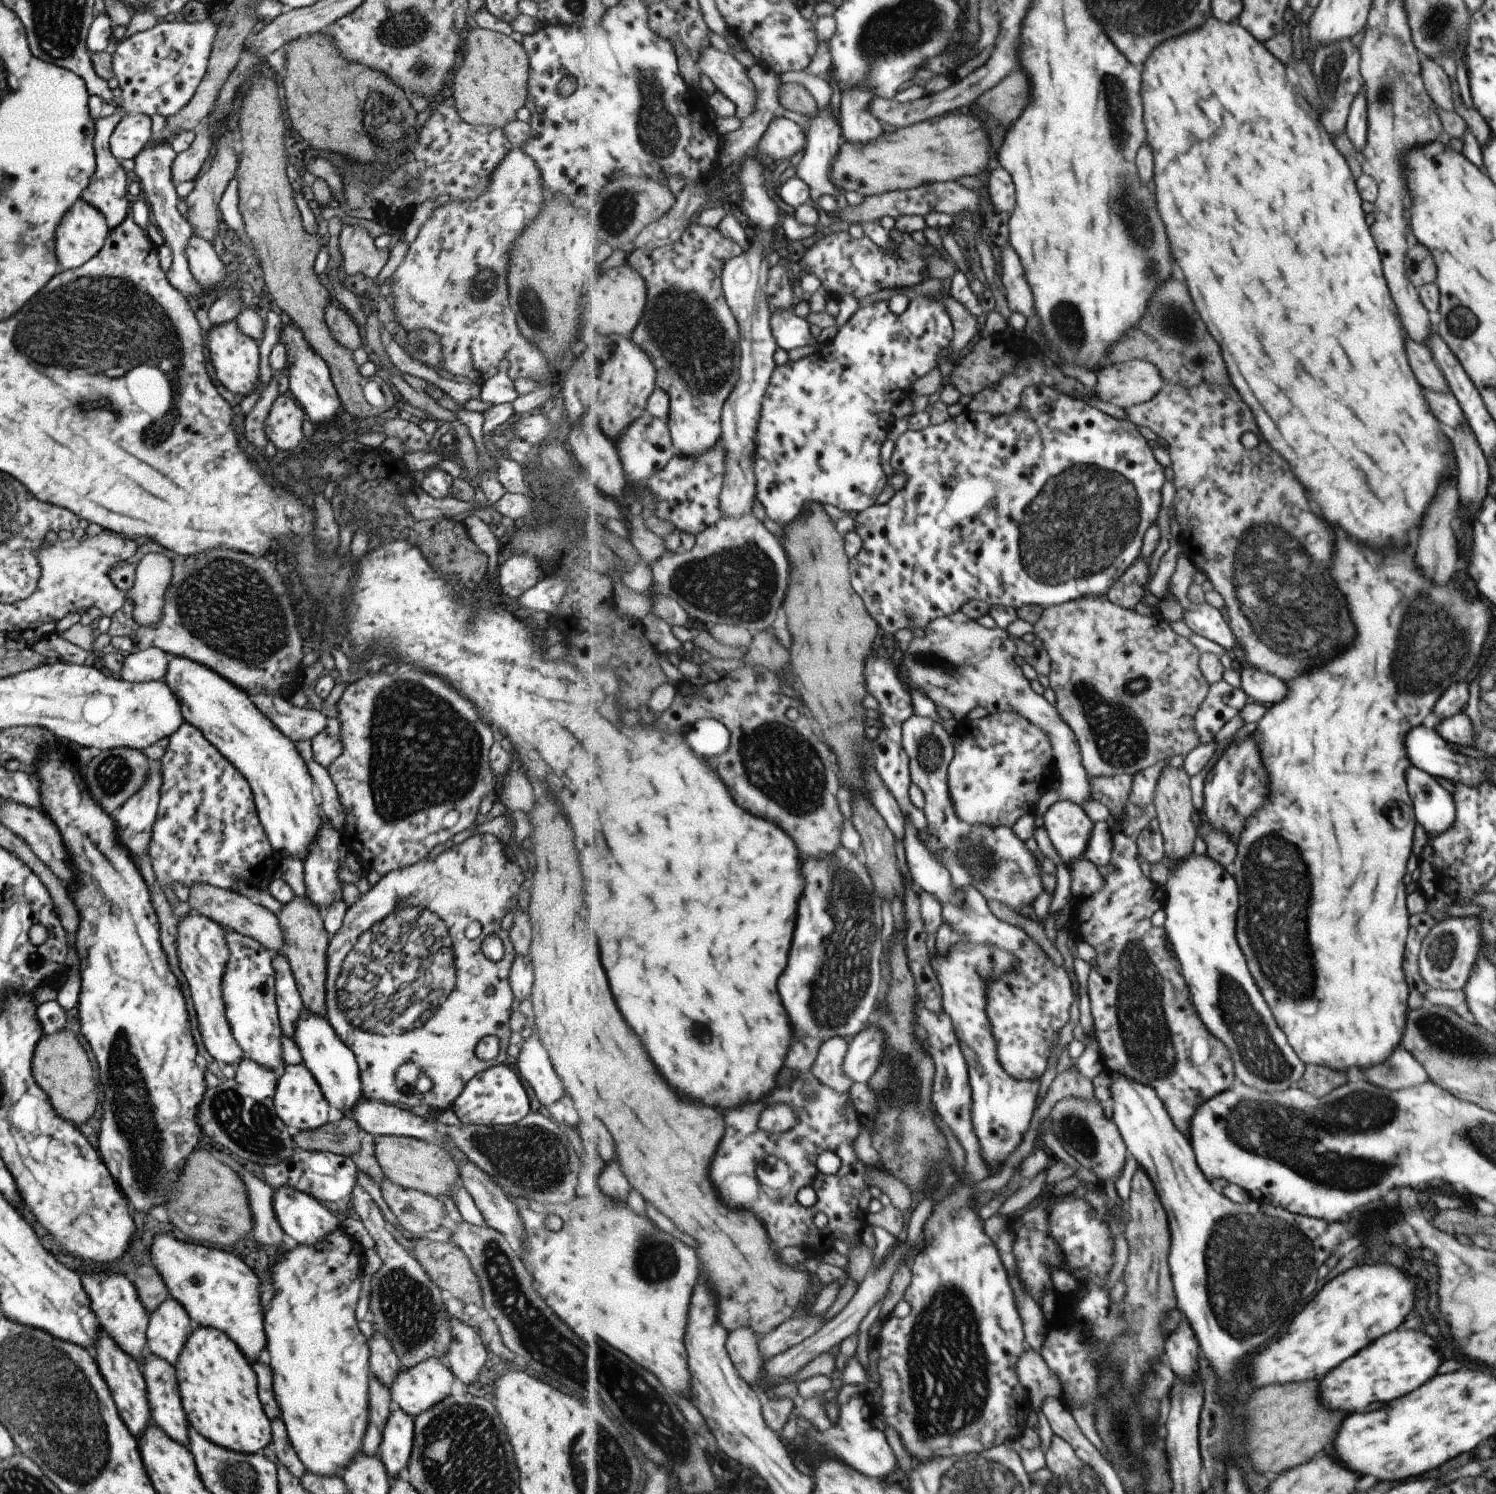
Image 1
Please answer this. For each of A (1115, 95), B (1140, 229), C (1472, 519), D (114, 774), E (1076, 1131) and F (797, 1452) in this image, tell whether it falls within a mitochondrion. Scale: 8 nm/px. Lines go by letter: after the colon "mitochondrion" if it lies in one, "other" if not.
A: mitochondrion
B: mitochondrion
C: other
D: mitochondrion
E: mitochondrion
F: other

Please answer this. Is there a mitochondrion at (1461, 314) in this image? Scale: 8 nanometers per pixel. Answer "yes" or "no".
yes

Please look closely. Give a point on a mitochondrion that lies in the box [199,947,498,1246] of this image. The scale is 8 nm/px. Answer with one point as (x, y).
(248, 1124)

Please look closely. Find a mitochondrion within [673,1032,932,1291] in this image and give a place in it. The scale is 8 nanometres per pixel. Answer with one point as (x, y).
(900, 1086)

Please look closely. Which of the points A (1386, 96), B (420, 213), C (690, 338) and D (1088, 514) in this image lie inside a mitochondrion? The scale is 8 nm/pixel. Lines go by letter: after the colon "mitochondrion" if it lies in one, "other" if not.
A: mitochondrion
B: other
C: mitochondrion
D: mitochondrion

